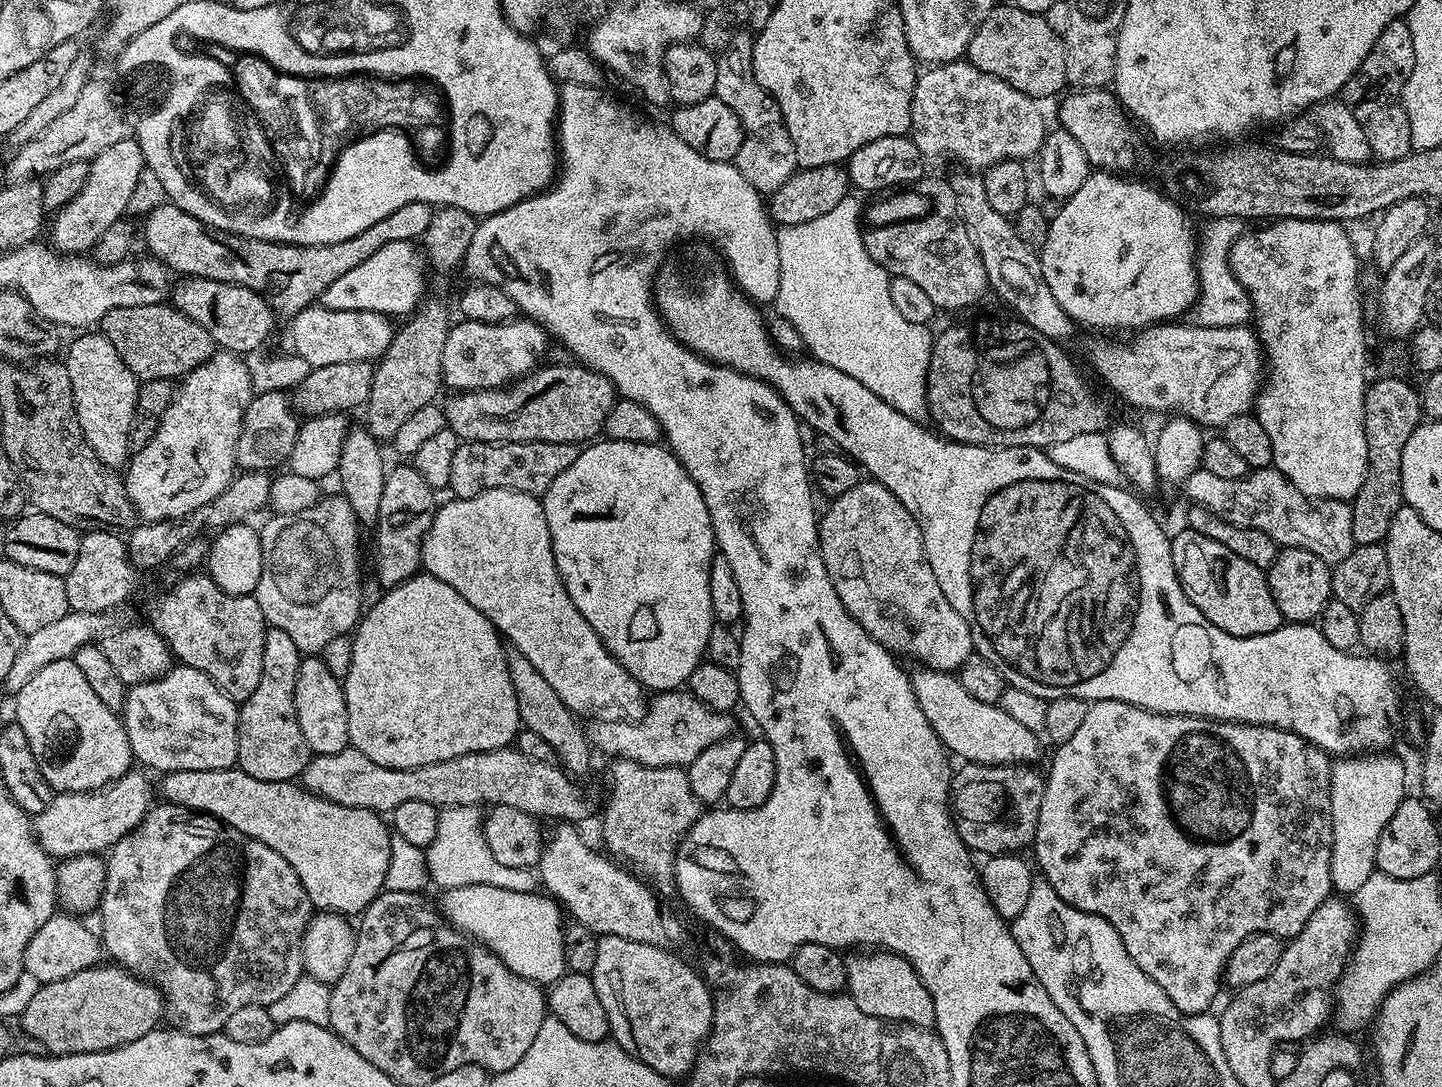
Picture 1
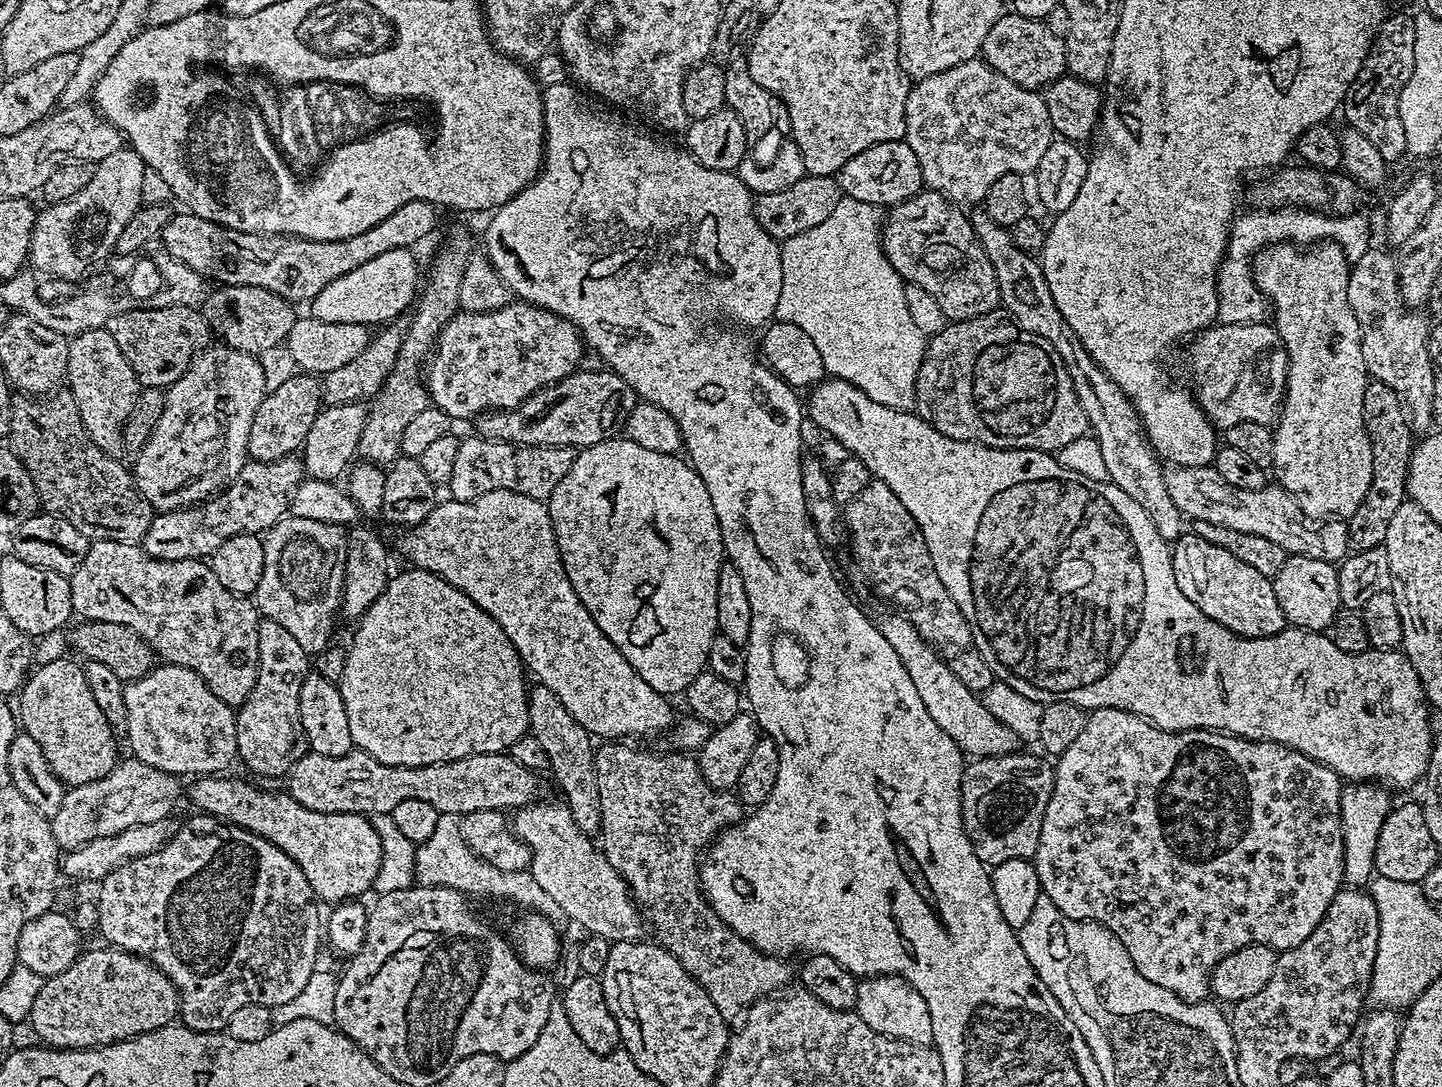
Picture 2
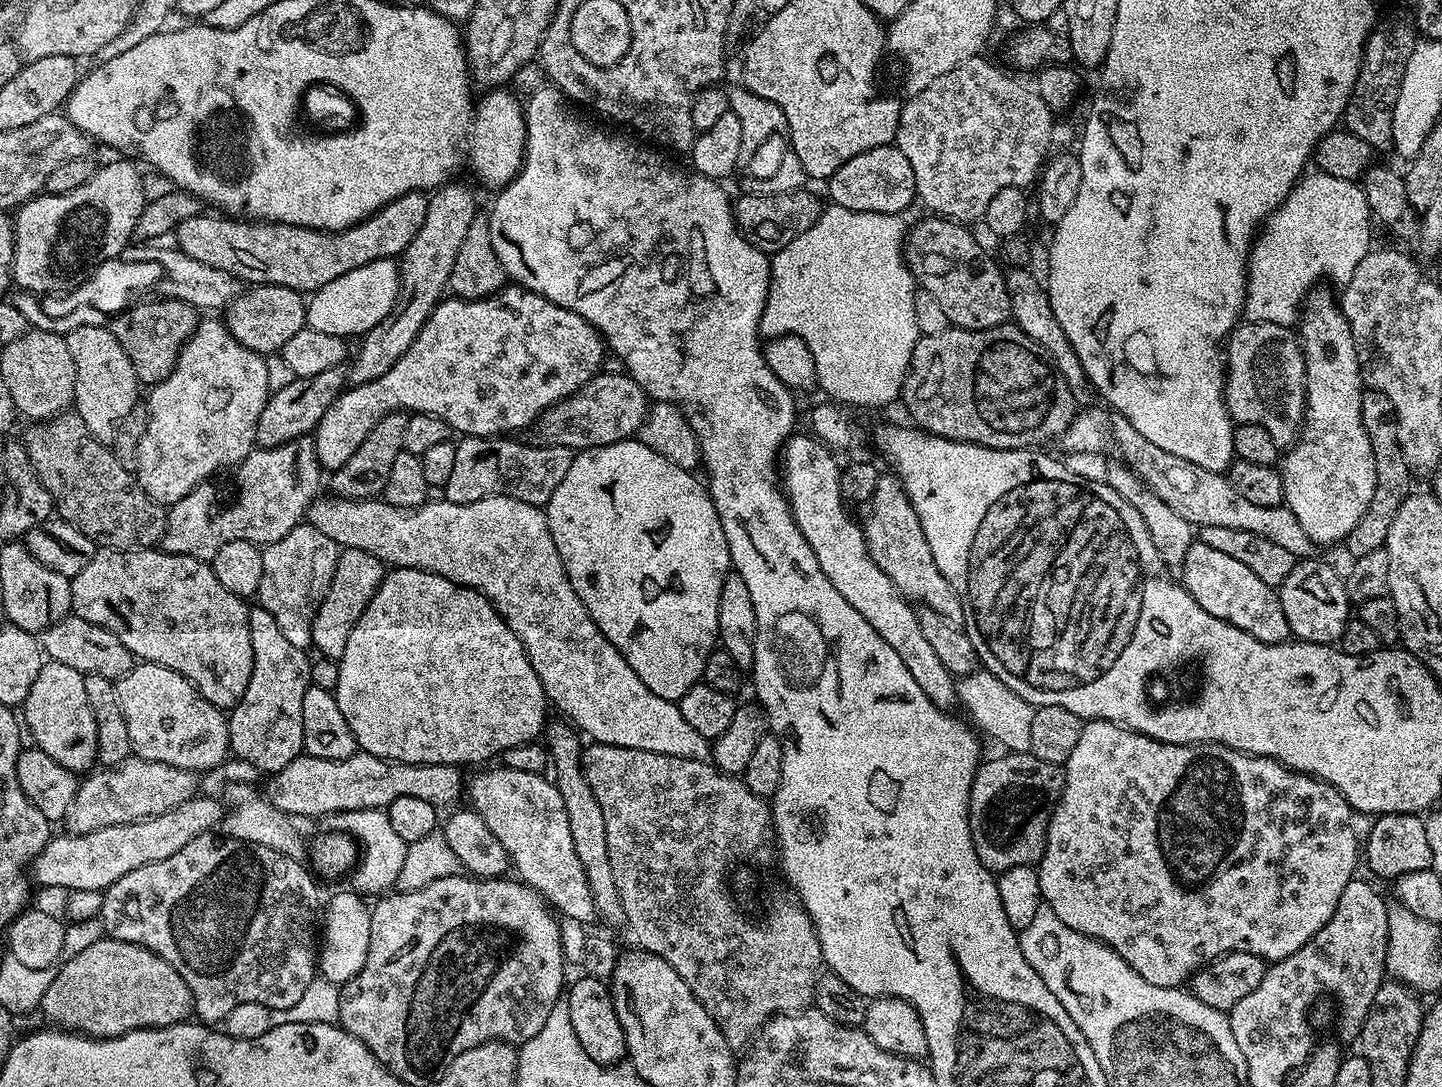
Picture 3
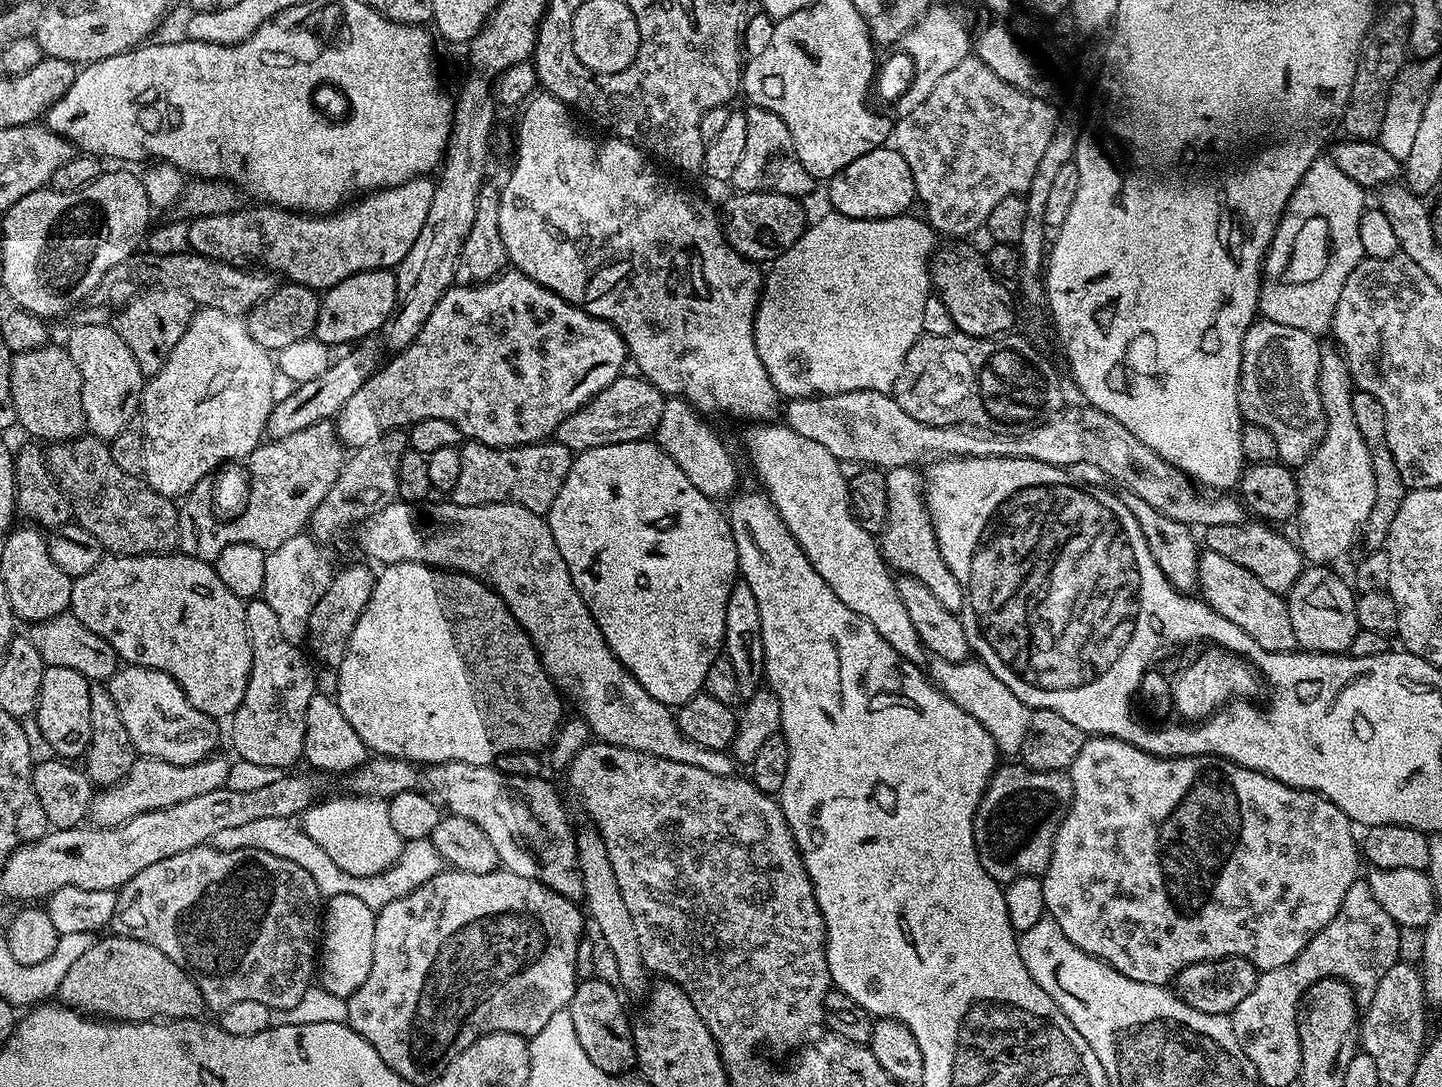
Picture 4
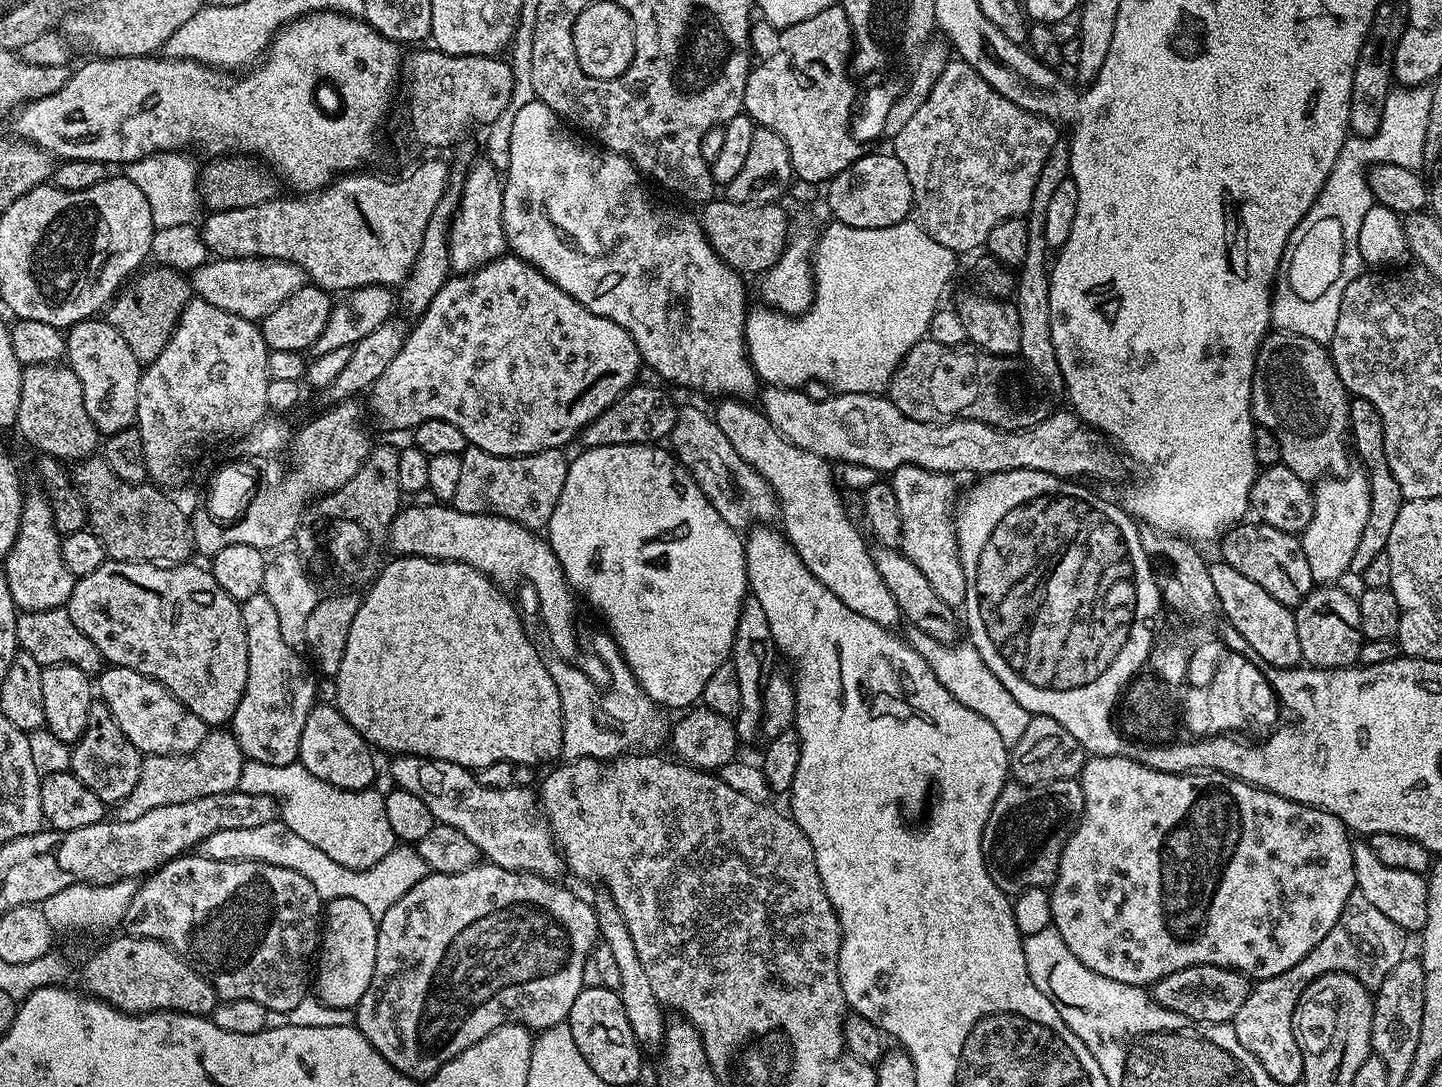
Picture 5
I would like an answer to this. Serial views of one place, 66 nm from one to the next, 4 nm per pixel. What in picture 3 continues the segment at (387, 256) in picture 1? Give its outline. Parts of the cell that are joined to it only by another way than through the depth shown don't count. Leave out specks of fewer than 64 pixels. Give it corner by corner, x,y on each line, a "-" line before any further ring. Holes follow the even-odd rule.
389,258
366,262
366,266
358,266
311,293
306,300
308,309
304,322
320,334
360,338
391,314
399,298
400,270
397,261

